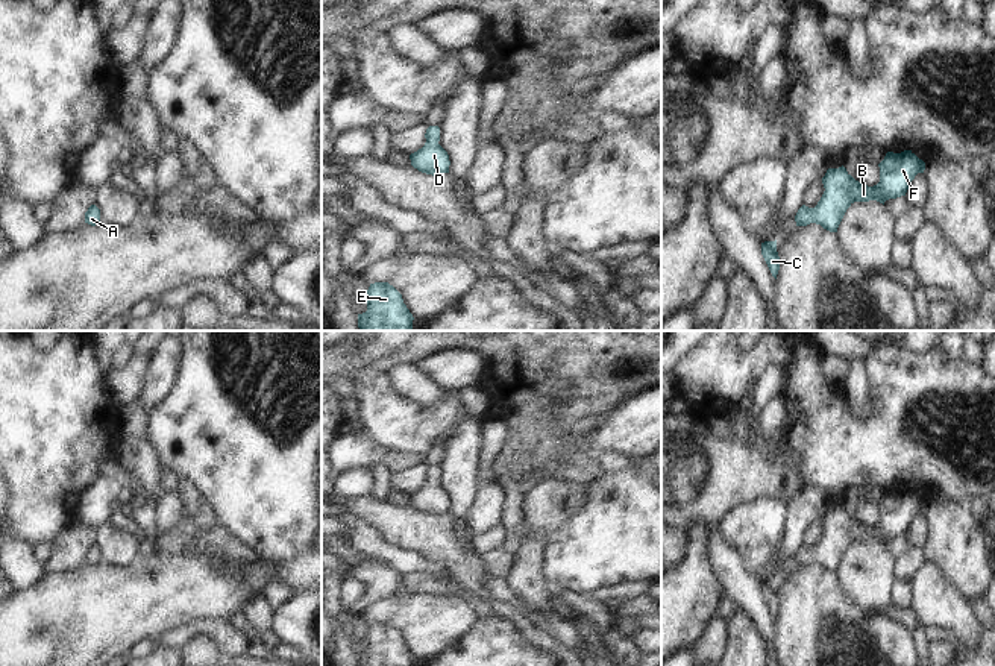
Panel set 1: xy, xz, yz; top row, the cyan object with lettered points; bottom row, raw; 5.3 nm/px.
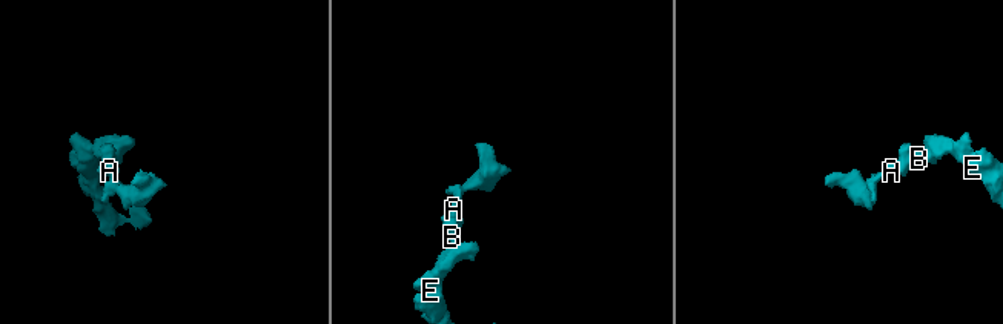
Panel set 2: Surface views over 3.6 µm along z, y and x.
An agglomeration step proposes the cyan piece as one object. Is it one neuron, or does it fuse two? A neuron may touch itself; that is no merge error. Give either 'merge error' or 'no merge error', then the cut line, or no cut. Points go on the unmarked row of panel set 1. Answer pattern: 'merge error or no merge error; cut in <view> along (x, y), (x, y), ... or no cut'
no merge error; no cut

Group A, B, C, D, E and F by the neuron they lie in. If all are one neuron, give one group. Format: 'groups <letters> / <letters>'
groups A B C D E F

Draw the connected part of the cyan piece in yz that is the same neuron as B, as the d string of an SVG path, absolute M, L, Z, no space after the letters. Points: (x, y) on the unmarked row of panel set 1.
M912 490L887 492L878 507L880 522L874 526L855 520L843 505L828 508L822 517L825 531L821 540L815 548L802 545L798 549L796 566L816 563L830 572L837 572L846 549L854 542L877 540L884 545L889 539L906 536L915 516L924 513L925 502Z

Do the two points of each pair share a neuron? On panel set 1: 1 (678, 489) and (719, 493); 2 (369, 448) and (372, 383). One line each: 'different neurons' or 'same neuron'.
1: same neuron
2: different neurons

